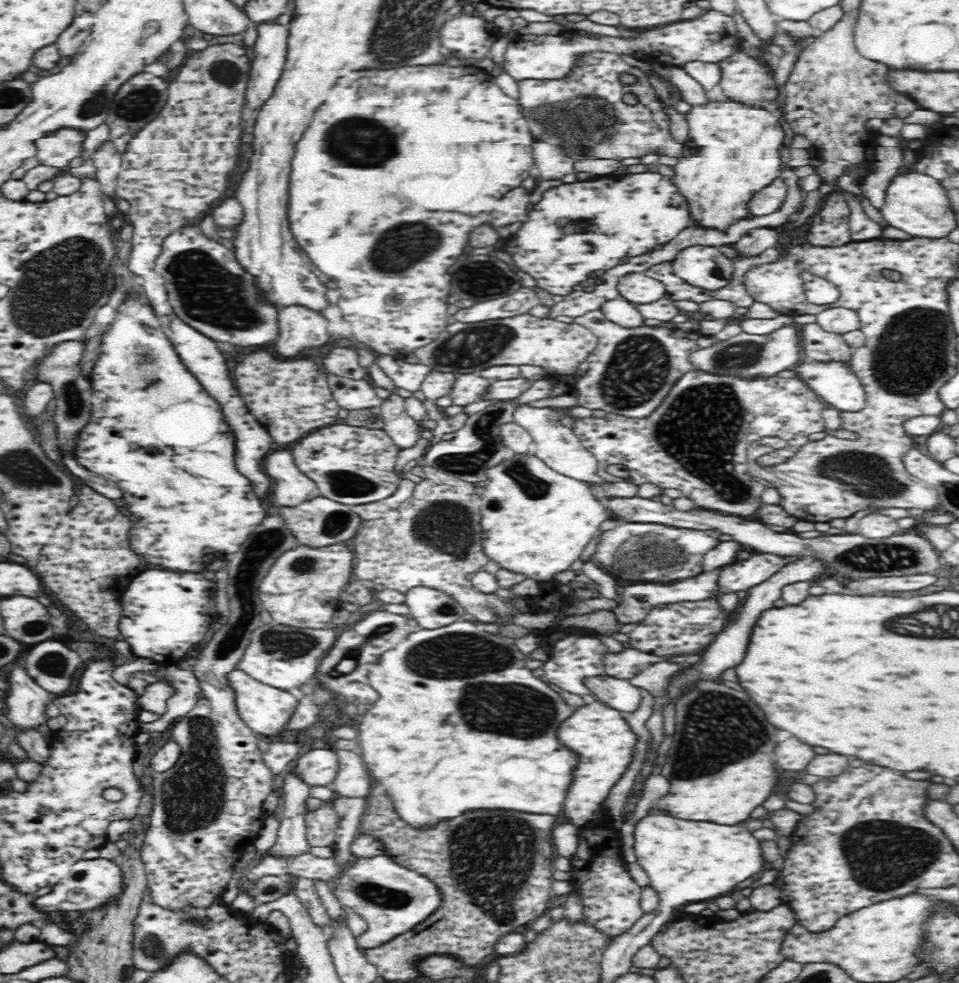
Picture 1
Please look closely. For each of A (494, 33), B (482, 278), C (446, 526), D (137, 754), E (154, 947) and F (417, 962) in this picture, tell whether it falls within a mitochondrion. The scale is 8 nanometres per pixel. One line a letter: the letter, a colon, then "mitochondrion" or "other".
A: other
B: mitochondrion
C: mitochondrion
D: other
E: mitochondrion
F: other

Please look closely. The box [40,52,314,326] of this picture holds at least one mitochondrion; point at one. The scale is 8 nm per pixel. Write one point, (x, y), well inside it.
(138, 105)

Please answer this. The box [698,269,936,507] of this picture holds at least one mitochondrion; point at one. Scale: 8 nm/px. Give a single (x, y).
(869, 475)

